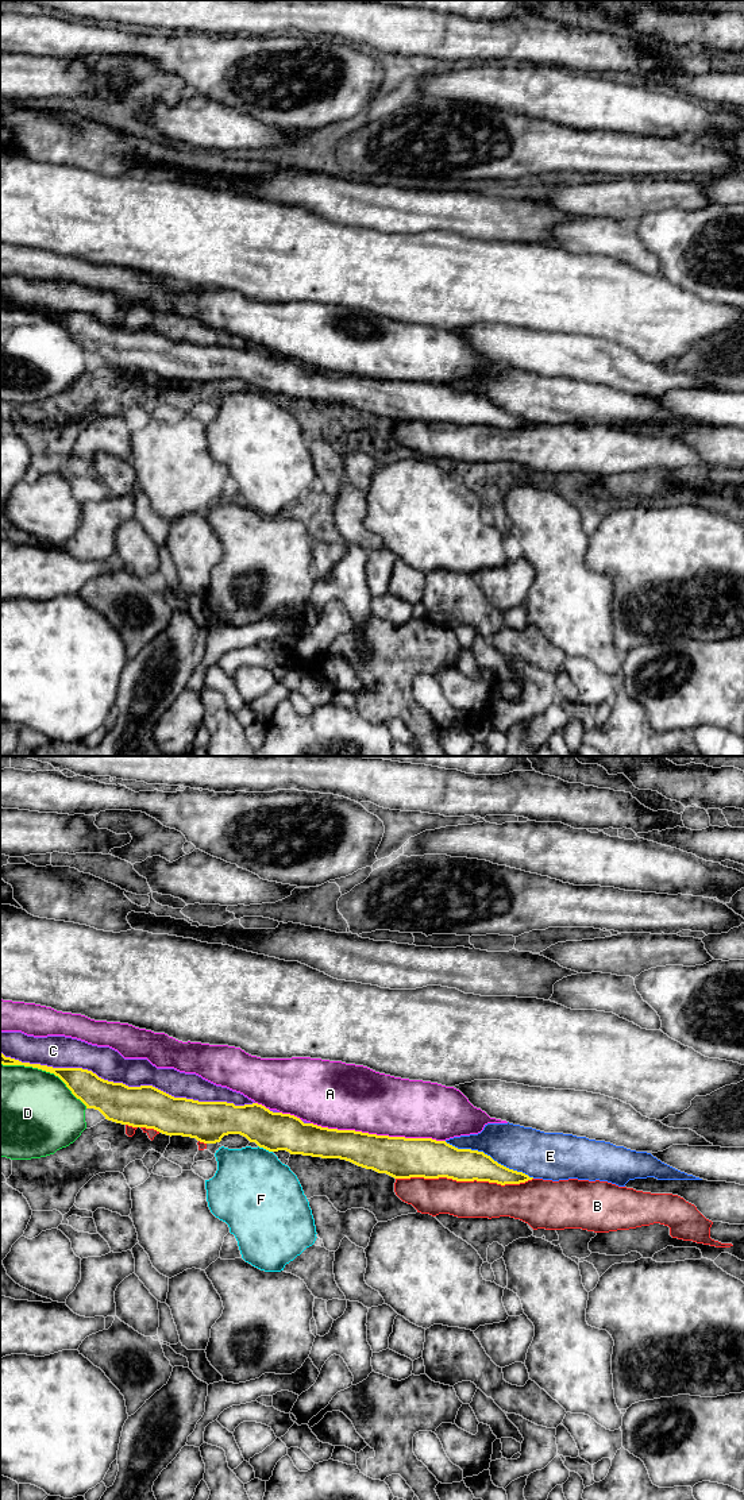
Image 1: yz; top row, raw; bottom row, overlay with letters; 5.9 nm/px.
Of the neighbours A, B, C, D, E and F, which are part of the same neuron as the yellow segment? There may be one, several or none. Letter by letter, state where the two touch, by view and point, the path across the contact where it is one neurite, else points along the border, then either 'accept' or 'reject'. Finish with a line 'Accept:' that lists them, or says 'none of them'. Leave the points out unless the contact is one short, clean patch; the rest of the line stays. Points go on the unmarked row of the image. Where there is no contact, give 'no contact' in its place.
A: meets yellow in yz at (378, 380); reject
B: meets yellow in yz at (465, 424); reject
C: meets yellow in yz at (127, 330); accept
D: meets yellow in yz at (45, 313); reject
E: meets yellow in yz at (489, 400); reject
F: meets yellow in yz at (265, 392); border along yz (258, 389), (272, 396); reject
Accept: C

